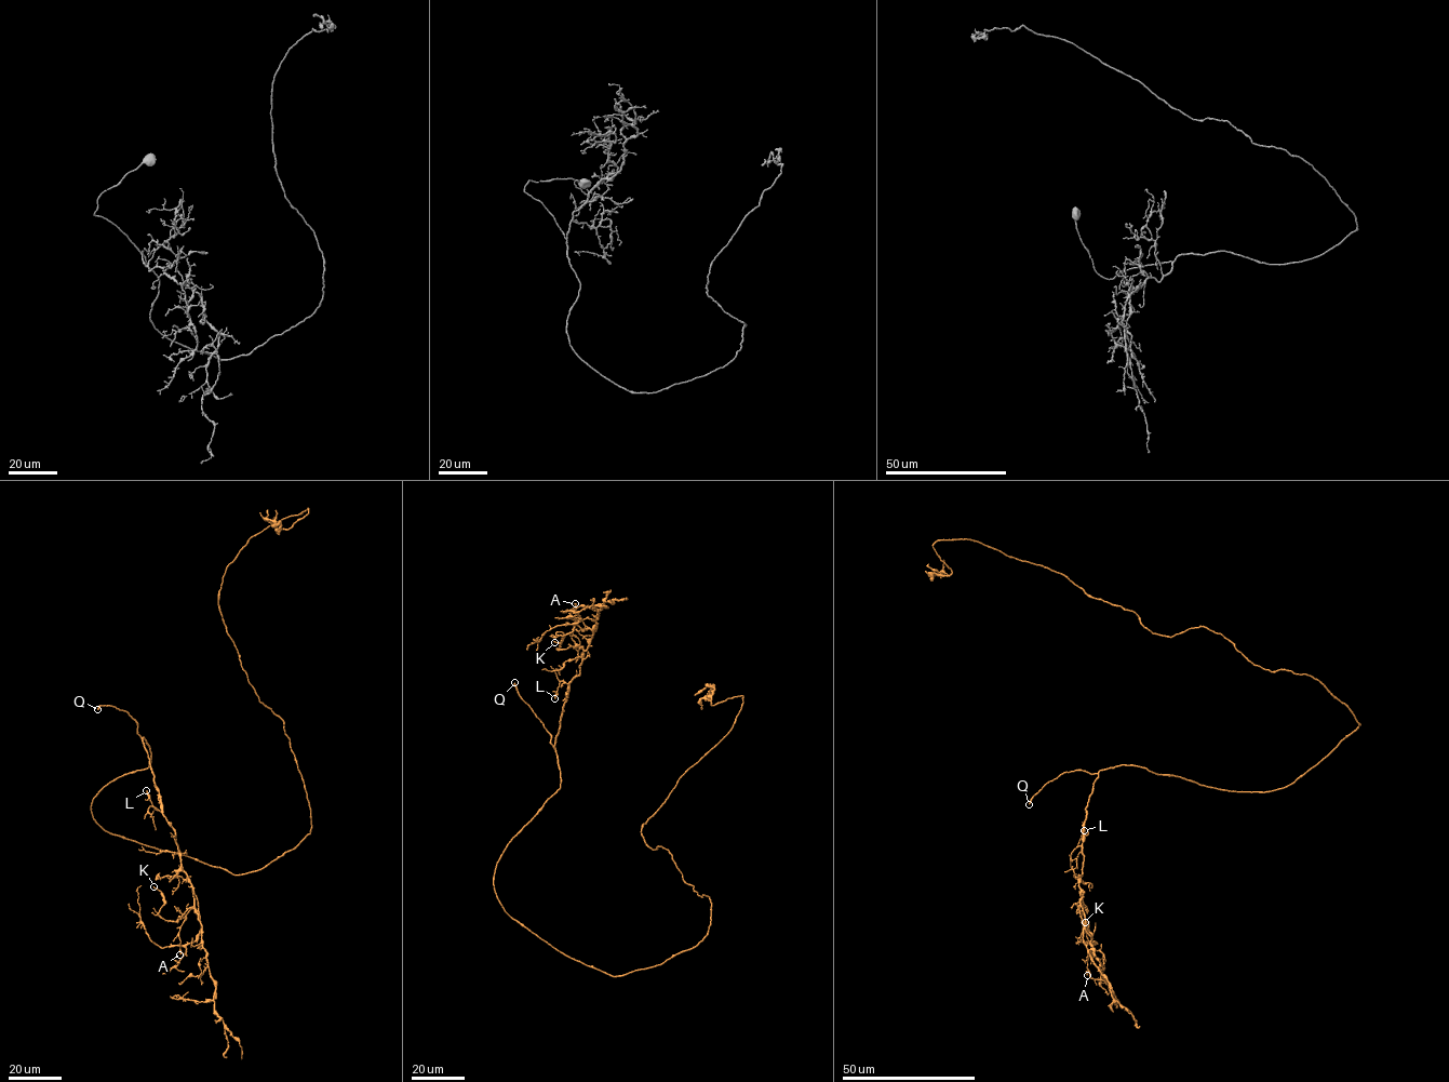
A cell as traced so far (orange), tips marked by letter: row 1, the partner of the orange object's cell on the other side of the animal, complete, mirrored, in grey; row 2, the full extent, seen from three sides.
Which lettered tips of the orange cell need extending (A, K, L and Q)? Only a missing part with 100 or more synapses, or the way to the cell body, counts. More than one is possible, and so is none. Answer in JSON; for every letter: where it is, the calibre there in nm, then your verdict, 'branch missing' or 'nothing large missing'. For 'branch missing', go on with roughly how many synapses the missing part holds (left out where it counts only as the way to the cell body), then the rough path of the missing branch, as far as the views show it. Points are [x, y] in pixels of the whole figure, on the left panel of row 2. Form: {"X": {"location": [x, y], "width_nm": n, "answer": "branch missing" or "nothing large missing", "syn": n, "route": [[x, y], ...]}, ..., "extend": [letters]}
{"A": {"location": [179, 954], "width_nm": 120, "answer": "nothing large missing"}, "K": {"location": [153, 886], "width_nm": 150, "answer": "nothing large missing"}, "L": {"location": [146, 790], "width_nm": 200, "answer": "nothing large missing"}, "Q": {"location": [97, 709], "width_nm": 220, "answer": "branch missing", "route": [[97, 709], [109, 713], [105, 683]]}, "extend": ["Q"]}

